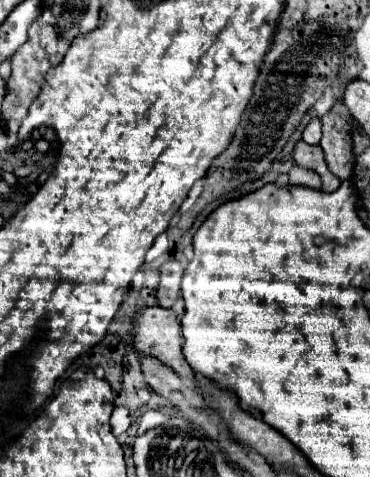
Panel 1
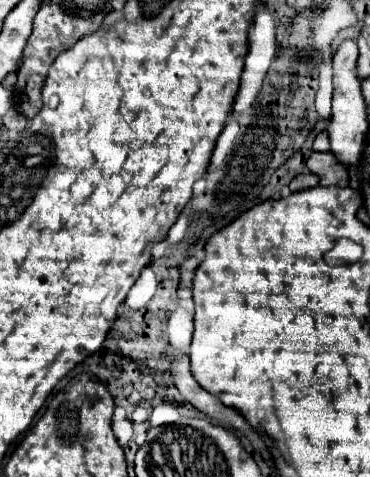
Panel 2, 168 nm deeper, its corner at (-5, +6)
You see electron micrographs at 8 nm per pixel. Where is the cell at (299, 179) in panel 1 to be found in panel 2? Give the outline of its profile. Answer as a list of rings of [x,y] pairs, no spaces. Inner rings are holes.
[[[311,172],[297,176],[297,178],[289,184],[291,192],[299,192],[299,190],[305,190],[305,188],[315,188],[315,186],[319,186],[319,180],[317,180],[317,176],[313,176]]]

